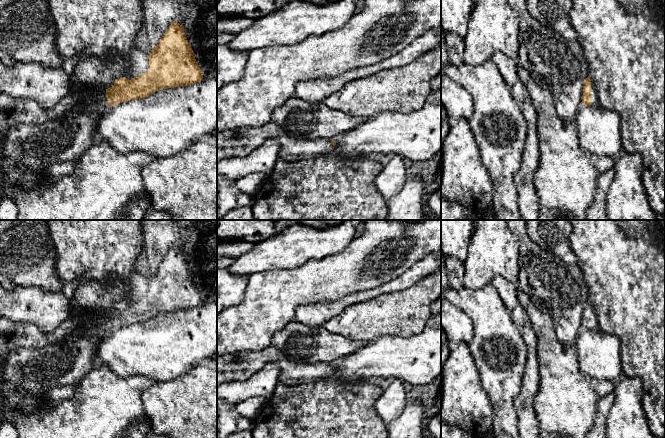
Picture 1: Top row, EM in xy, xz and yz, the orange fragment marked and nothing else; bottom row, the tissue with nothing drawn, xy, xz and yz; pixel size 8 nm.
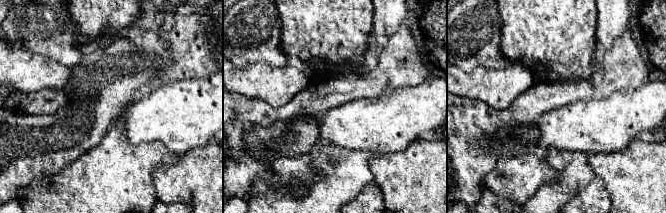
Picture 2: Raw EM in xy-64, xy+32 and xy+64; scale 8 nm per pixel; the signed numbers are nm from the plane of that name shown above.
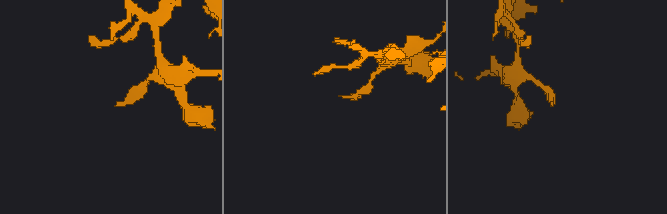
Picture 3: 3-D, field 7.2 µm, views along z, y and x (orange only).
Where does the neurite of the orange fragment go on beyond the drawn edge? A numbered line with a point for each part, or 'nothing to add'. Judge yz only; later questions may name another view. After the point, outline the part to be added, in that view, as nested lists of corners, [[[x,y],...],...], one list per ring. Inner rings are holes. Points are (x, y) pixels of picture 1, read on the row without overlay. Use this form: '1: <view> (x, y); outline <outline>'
1: yz (594, 322); outline [[[591,307],[591,330],[599,329],[597,314],[593,307]]]

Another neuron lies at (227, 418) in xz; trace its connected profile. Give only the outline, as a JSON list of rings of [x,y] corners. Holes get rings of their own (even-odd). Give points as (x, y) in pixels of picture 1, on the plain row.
[[[217,400],[217,438],[227,438],[237,432],[237,419],[234,404]]]

